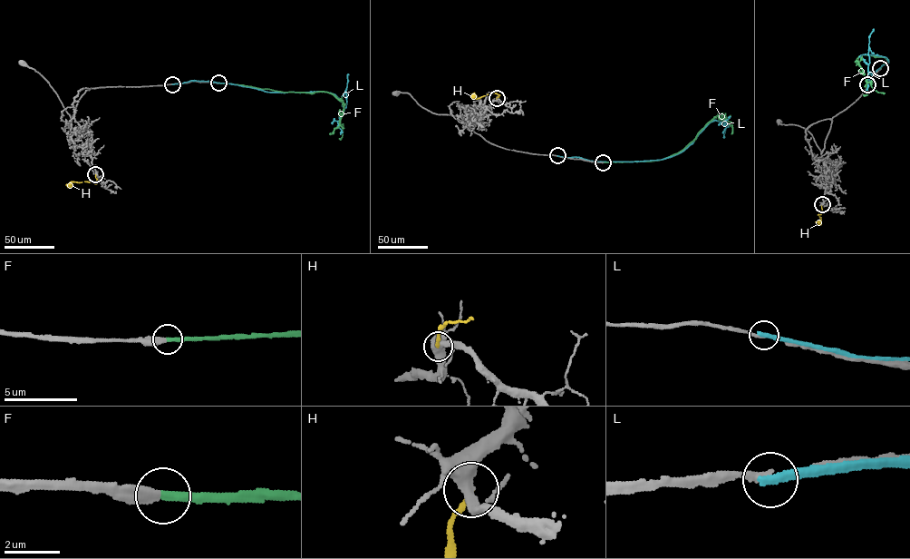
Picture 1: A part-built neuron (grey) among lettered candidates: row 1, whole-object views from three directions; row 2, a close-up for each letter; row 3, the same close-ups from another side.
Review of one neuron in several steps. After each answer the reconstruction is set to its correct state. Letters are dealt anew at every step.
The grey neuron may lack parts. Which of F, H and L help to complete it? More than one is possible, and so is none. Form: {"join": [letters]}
{"join": ["F"]}

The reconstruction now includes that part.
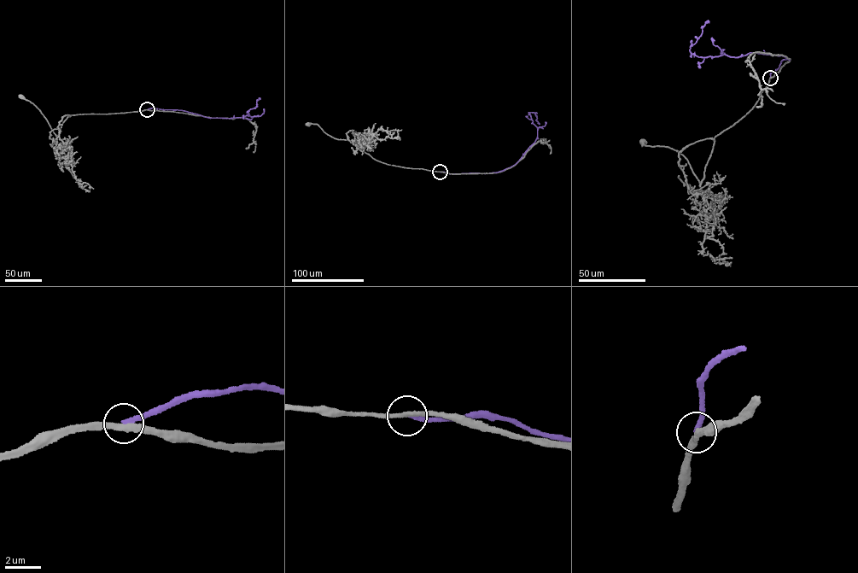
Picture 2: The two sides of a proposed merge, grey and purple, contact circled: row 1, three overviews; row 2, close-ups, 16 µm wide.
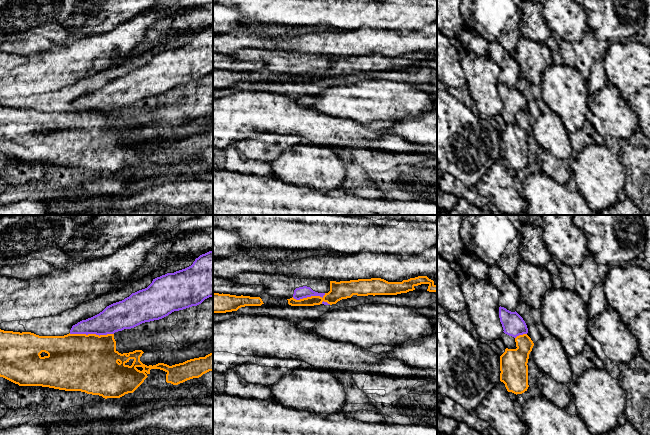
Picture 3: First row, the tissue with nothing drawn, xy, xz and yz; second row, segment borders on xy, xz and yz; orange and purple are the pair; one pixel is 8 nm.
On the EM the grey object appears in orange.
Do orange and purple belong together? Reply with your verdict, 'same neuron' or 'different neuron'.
different neuron

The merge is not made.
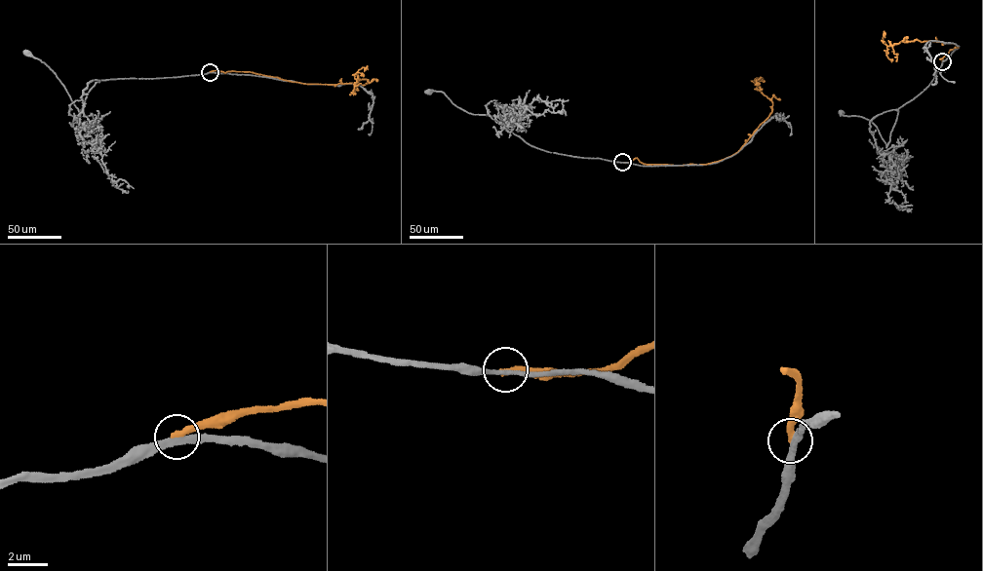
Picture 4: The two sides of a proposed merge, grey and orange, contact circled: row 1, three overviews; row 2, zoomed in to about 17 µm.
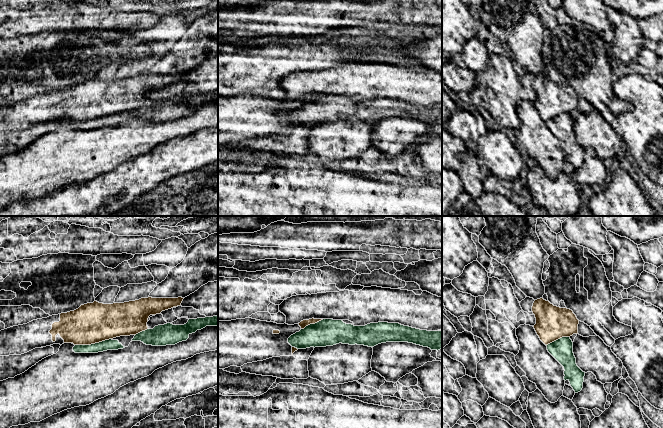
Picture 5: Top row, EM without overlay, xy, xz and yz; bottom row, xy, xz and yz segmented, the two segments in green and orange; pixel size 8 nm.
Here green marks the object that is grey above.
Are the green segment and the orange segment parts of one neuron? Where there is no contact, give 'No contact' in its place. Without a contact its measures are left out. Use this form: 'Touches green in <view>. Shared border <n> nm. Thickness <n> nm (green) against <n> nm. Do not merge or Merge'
Touches green in xy. Shared border 300 nm. Thickness 90 nm (green) against 320 nm. Do not merge

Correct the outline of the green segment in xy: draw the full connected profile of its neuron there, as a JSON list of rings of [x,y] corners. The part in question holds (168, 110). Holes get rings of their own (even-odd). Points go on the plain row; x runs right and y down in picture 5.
[[[218,91],[213,93],[189,95],[184,101],[167,99],[147,105],[134,112],[132,117],[141,117],[146,121],[166,122],[186,117],[189,111],[206,102],[218,102]]]

